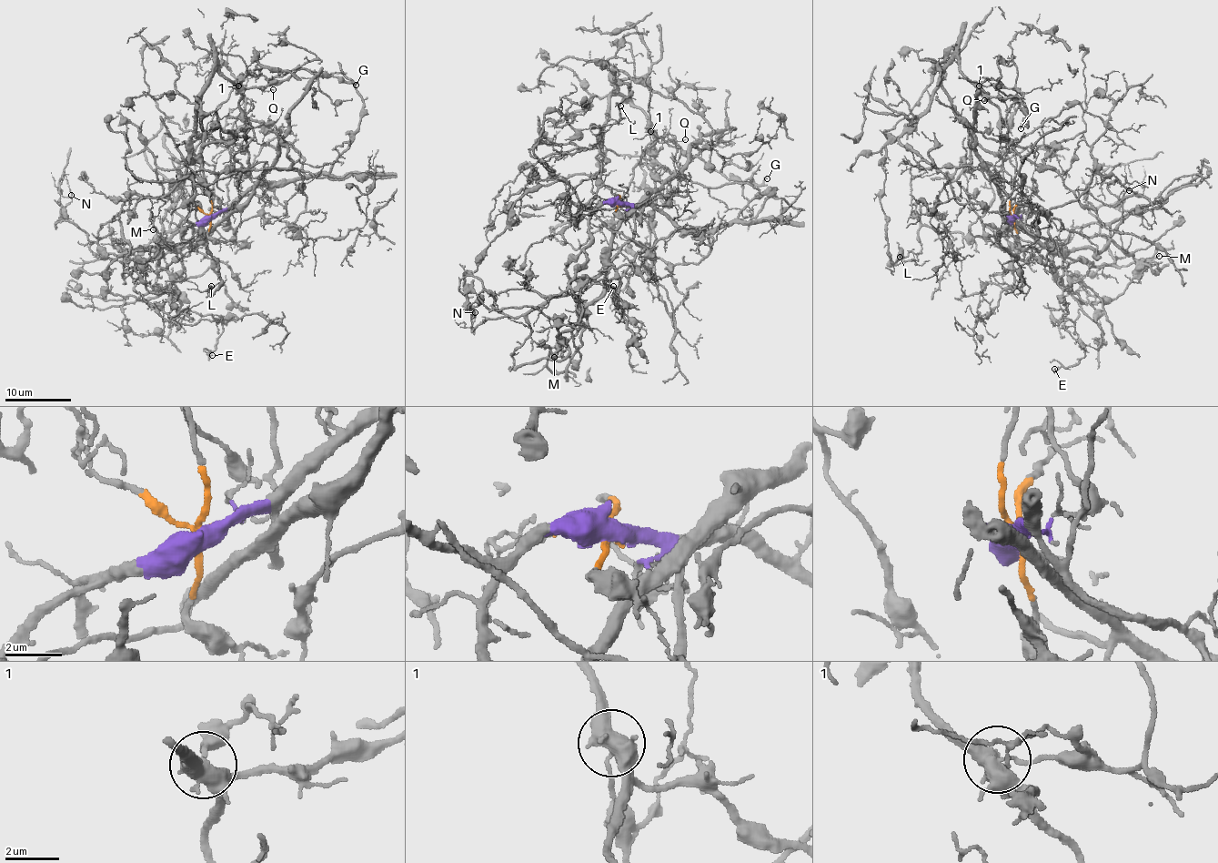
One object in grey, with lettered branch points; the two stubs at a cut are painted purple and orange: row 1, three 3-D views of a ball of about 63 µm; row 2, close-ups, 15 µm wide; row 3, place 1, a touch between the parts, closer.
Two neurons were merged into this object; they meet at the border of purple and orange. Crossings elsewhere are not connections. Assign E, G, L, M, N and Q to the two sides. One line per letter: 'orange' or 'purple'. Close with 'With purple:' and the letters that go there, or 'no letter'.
E: purple
G: orange
L: orange
M: purple
N: purple
Q: orange
With purple: E, M, N

